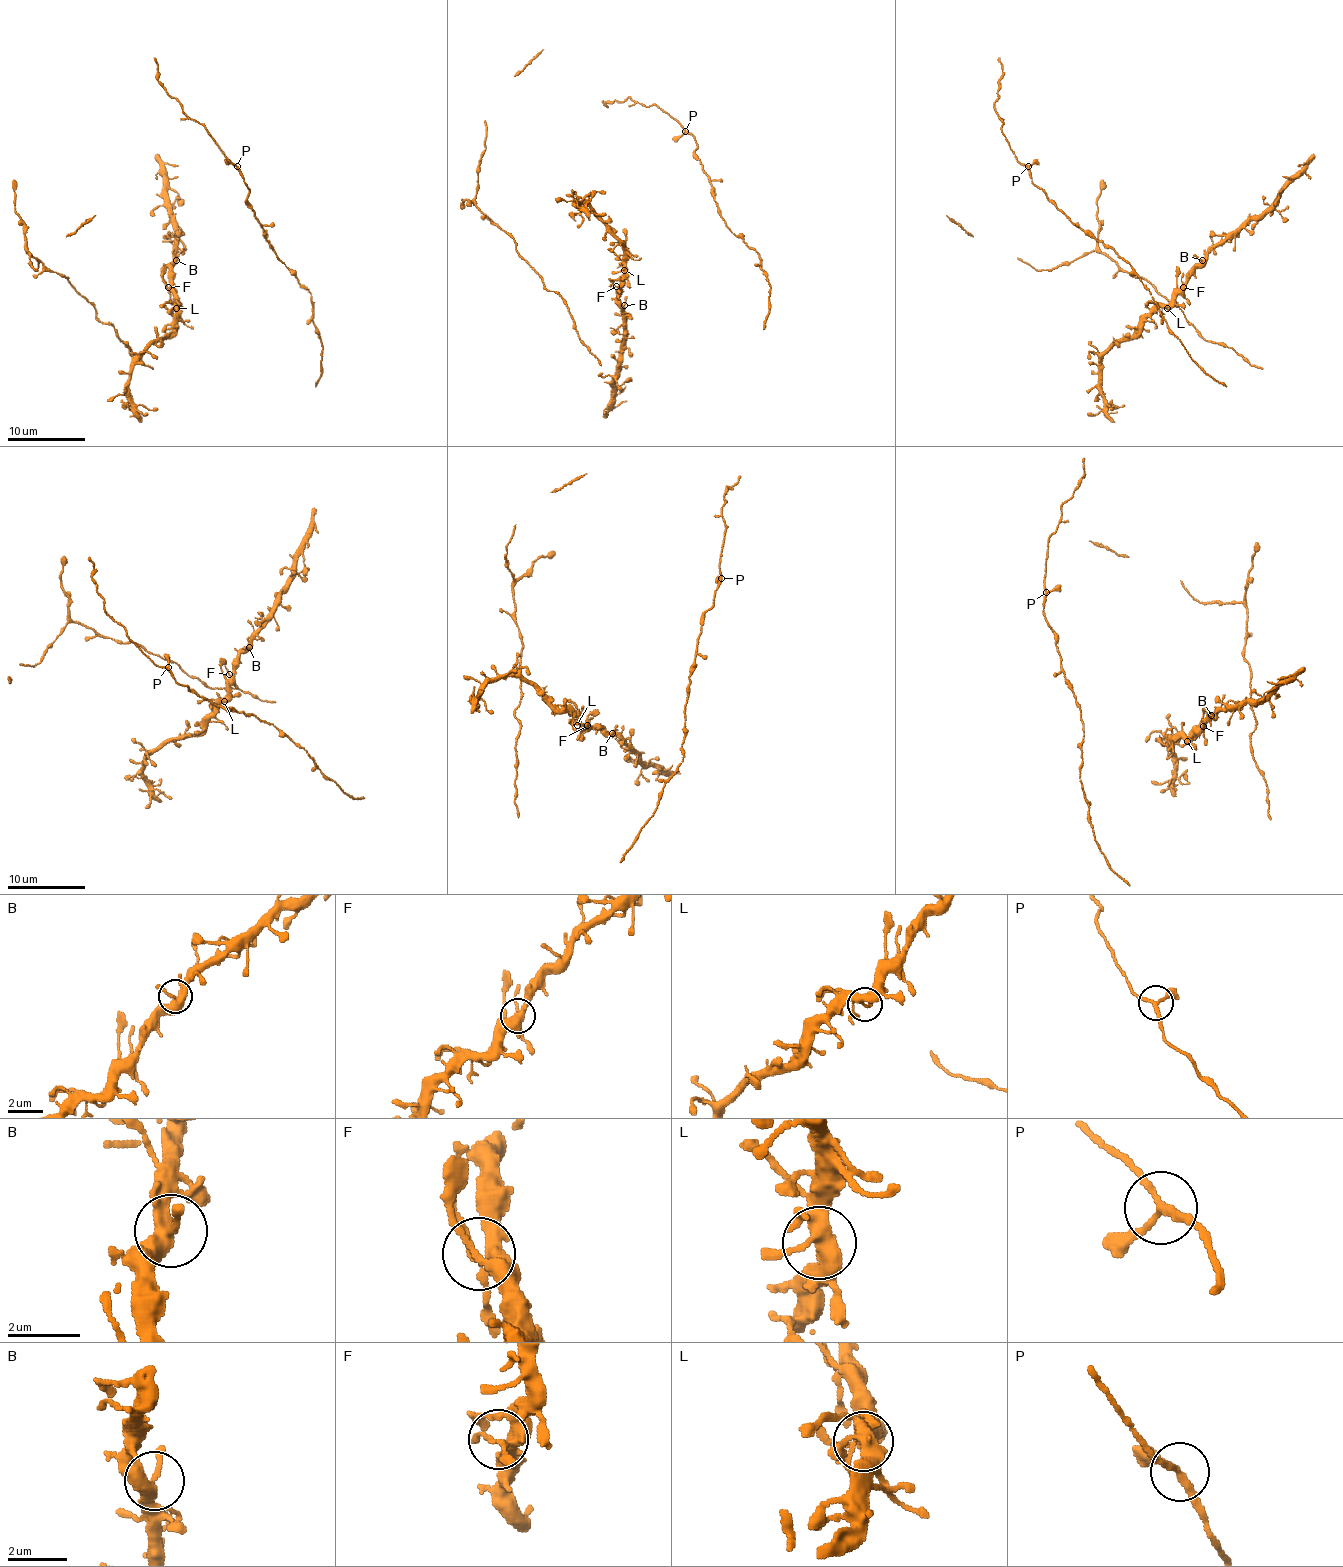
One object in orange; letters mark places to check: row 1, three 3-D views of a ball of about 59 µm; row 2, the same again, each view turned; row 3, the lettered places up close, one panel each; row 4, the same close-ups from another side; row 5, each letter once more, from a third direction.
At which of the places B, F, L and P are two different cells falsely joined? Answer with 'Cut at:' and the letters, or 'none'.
Cut at: none

